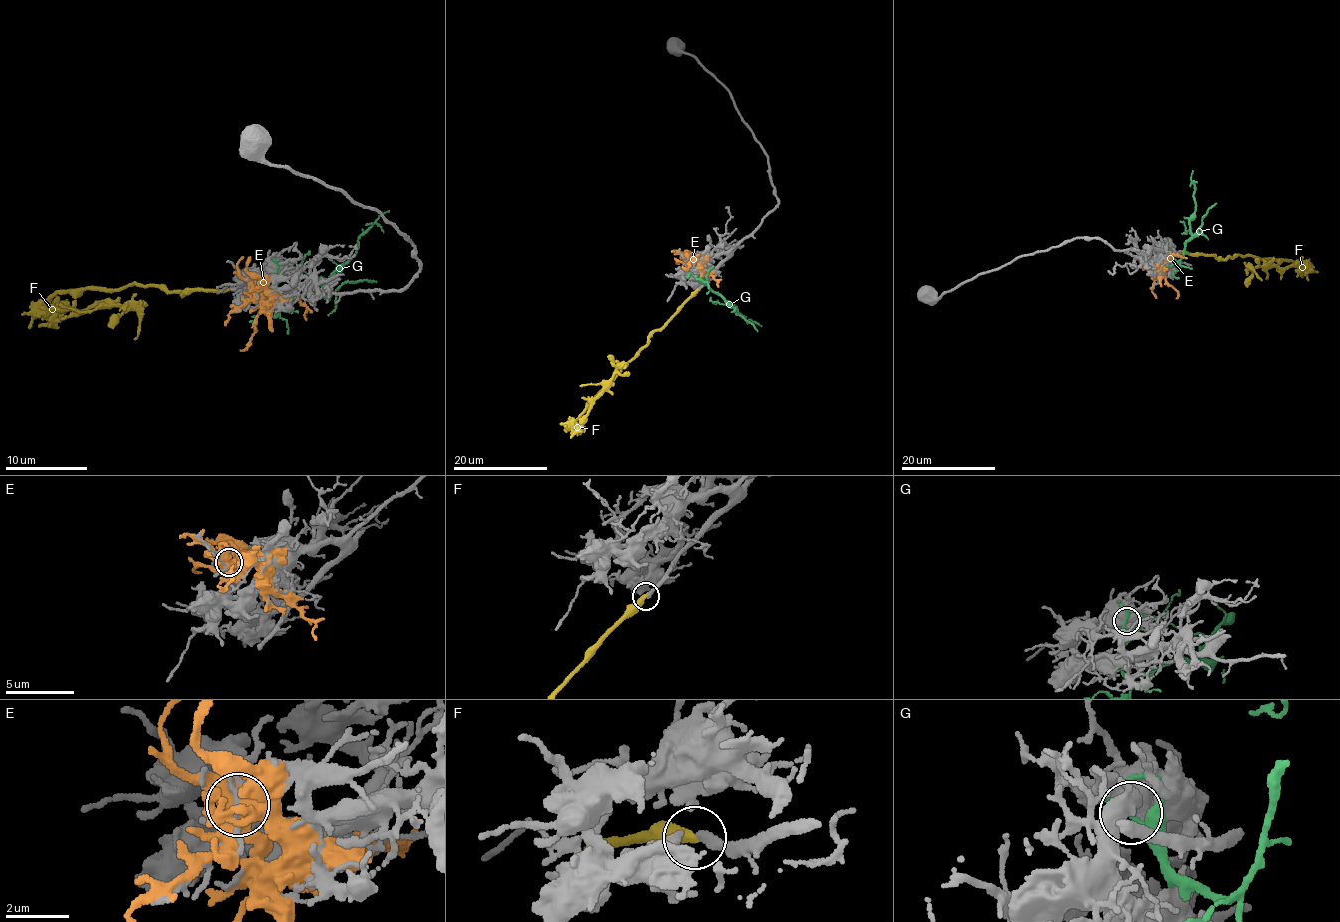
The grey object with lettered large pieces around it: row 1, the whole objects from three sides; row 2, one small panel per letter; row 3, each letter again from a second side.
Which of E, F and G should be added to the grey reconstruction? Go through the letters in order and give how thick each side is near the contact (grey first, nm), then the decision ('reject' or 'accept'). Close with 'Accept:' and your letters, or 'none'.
E: 160 nm thick on the grey side, 600 nm on the other; reject
F: 240 nm thick on the grey side, 400 nm on the other; accept
G: 550 nm thick on the grey side, 220 nm on the other; reject
Accept: F

